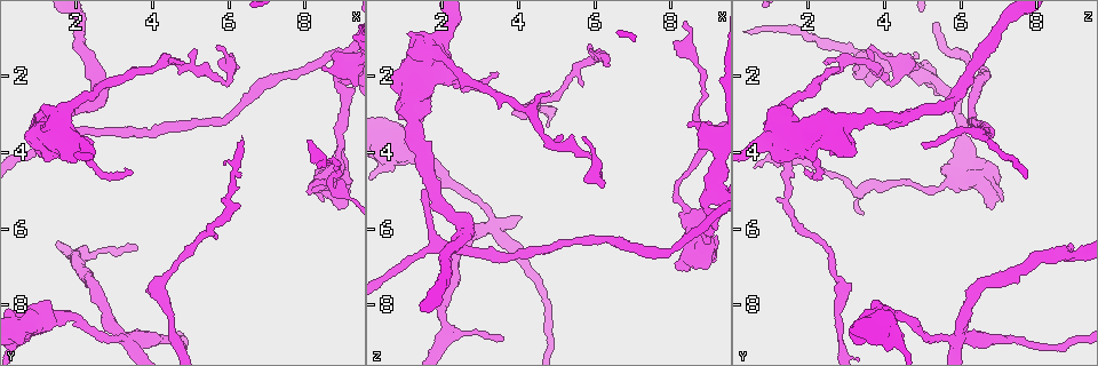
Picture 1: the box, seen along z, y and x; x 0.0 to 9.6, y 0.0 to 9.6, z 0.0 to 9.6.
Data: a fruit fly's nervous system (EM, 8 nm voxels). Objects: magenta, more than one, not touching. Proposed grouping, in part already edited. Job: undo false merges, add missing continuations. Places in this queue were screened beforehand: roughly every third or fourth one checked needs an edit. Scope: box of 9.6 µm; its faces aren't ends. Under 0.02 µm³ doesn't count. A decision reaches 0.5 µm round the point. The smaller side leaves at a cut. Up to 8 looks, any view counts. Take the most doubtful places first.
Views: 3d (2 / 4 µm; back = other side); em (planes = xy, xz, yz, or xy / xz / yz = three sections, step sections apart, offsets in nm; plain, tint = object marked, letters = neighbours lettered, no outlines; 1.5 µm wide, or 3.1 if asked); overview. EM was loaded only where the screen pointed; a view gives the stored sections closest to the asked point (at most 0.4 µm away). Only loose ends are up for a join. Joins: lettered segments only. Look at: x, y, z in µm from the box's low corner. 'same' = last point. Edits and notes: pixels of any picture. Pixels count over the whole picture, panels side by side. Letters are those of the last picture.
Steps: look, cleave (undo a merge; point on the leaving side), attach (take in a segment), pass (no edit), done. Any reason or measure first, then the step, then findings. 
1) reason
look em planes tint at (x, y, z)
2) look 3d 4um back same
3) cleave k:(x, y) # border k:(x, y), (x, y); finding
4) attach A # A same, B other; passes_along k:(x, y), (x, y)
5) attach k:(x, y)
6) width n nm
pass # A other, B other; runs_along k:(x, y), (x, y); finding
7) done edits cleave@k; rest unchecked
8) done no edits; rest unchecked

end of a long branch
look 3d 4um at (6.30, 3.65, 1.65)

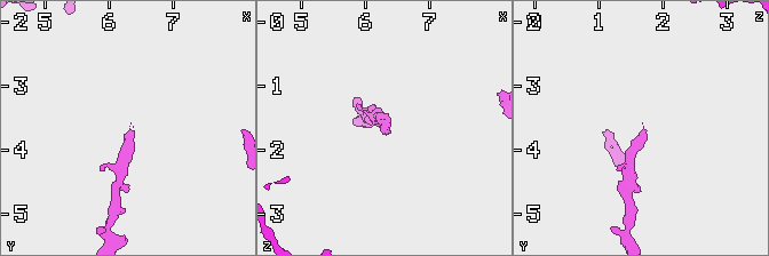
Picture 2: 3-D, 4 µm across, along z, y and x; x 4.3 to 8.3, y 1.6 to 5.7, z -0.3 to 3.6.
now the EM
look em planes letters at (6.40, 3.65, 1.70)

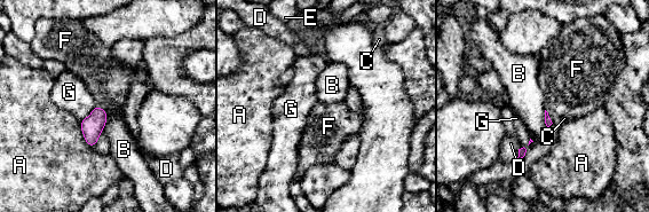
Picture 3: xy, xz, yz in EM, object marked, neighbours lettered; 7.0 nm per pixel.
attach F # A other, B other, C other, D other, E other, F same, G other; passes_along 3:(547, 120), (548, 117), (571, 89); the neuron continues

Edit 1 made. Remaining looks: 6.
look overview

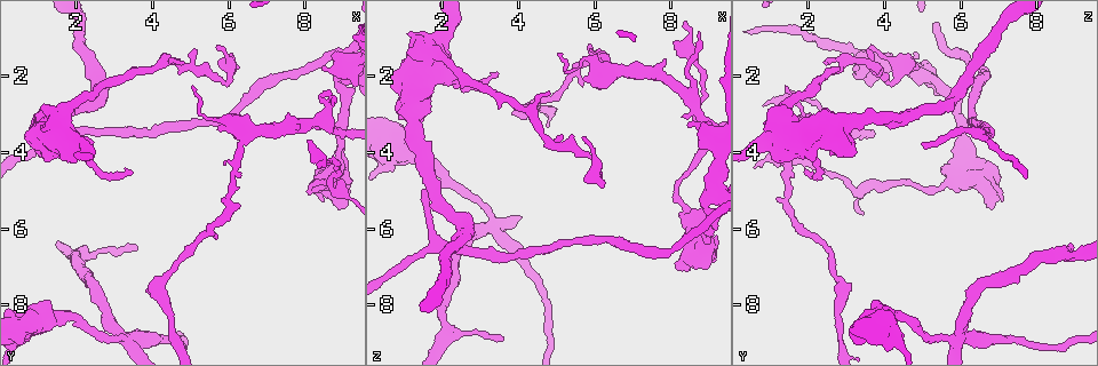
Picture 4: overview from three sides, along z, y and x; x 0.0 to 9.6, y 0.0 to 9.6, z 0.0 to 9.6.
four-way junction
look em planes letters at (3.35, 8.95, 5.85)

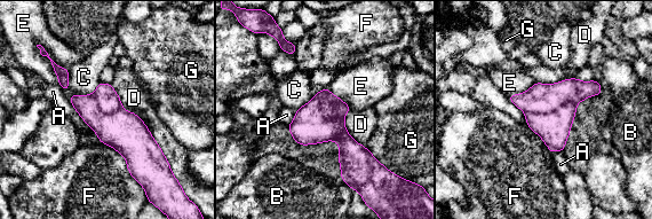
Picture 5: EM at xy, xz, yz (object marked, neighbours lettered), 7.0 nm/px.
width 280 nm
cleave 5:(310, 125) # A other, B other, C other, D other, E other, F other, G other; part_leaving 5:(72, 98), (144, 151), (158, 154); two neurons meet here

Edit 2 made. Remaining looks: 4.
an open end
look em planes letters at (1.45, 3.80, 5.00)

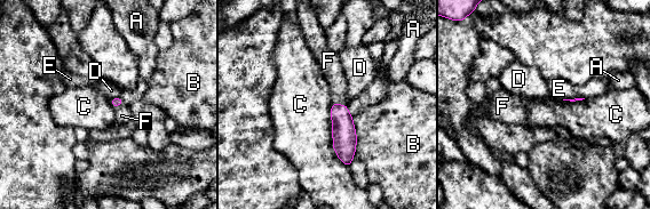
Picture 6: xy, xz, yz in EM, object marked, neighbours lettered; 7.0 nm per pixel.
attach F # A other, B other, C other, D other, E other, F same; passes_along 6:(345, 138), (340, 104), (332, 70); it goes on there

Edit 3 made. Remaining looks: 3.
done edits attach@3, cleave@5, attach@6; rest unchecked

